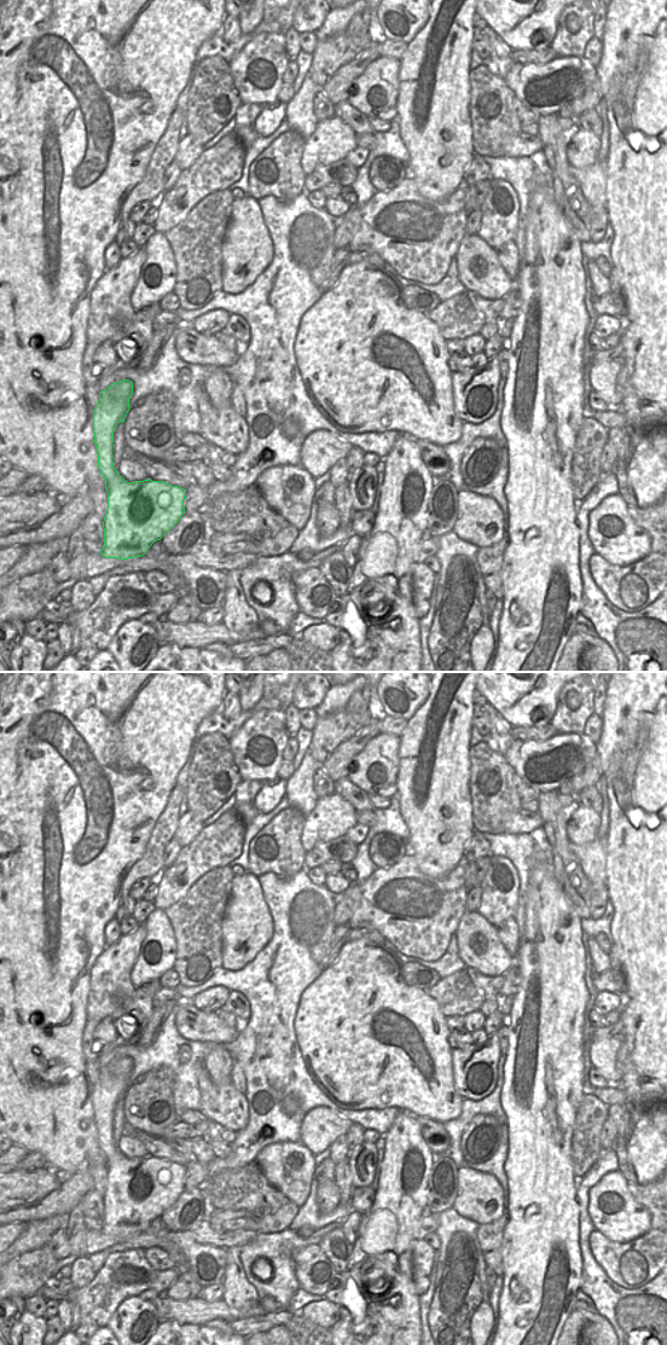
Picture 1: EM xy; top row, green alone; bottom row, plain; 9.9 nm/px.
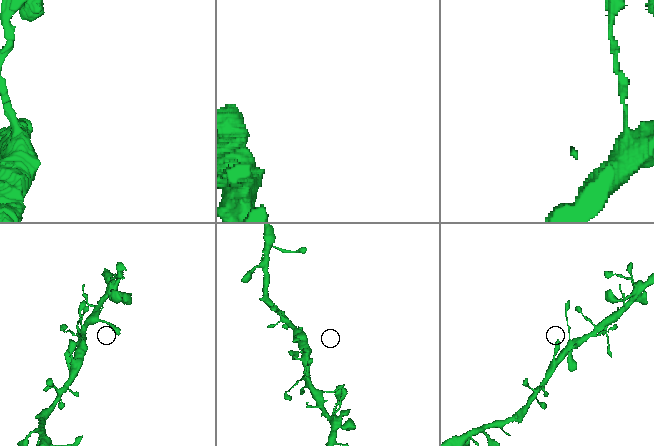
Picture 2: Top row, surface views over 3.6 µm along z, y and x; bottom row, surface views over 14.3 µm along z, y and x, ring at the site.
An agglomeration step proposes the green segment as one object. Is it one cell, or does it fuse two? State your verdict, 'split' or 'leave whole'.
leave whole

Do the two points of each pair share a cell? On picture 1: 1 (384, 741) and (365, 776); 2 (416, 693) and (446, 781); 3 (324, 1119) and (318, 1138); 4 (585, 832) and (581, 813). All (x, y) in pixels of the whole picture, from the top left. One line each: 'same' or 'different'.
1: same
2: different
3: same
4: same

